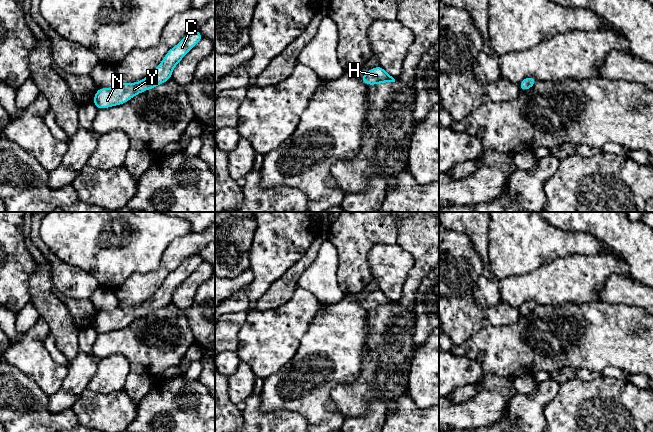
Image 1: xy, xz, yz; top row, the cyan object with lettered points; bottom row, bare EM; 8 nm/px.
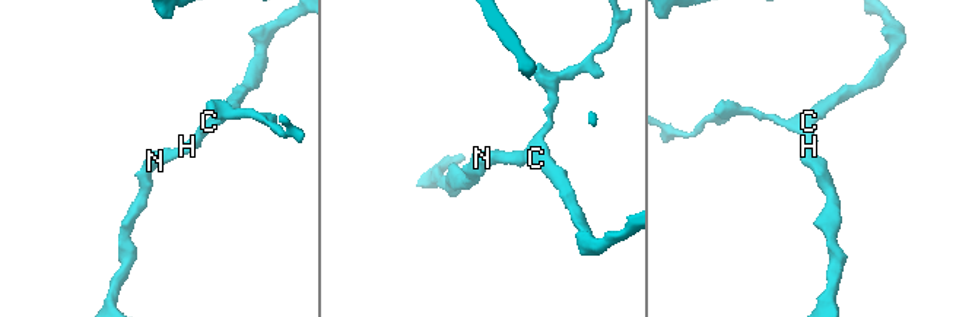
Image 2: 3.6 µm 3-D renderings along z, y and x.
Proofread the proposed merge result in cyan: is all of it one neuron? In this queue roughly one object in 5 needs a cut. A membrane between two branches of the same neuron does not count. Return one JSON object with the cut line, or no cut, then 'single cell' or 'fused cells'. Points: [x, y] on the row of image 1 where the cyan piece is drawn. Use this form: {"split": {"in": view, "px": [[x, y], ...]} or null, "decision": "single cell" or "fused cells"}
{"split": null, "decision": "single cell"}

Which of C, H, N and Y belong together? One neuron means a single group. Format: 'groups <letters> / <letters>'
groups C H N Y

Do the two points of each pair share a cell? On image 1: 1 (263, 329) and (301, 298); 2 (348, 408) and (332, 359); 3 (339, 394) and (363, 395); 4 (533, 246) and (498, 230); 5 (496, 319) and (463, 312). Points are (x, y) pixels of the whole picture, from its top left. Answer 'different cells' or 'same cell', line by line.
1: same cell
2: different cells
3: same cell
4: same cell
5: same cell

